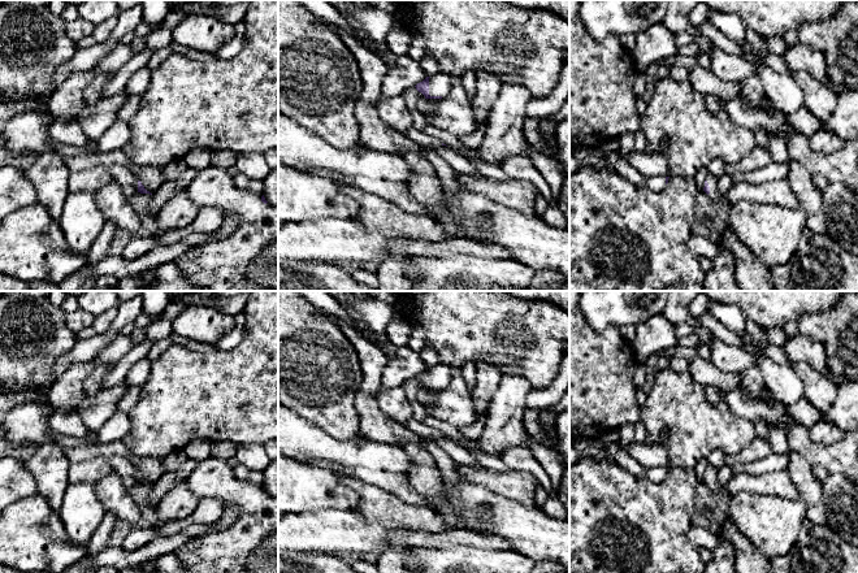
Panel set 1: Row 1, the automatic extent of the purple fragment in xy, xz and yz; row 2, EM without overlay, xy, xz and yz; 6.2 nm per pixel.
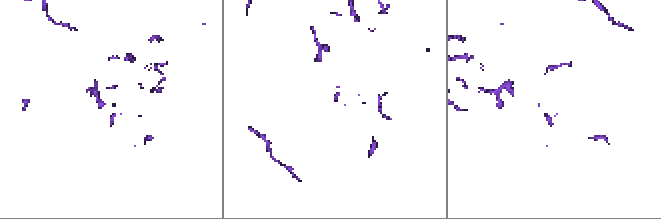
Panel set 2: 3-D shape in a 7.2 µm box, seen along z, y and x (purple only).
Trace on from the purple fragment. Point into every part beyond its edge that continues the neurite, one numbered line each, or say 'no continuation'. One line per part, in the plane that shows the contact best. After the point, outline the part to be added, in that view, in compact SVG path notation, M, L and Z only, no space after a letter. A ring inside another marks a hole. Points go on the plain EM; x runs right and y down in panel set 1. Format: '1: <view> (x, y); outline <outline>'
1: xz (440, 376); outline M437 364L429 369L429 386L430 387L446 387L450 385L454 377L455 369L446 364Z

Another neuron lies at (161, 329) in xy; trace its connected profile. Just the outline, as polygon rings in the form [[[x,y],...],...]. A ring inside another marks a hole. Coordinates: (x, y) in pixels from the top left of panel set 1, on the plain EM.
[[[170,301],[165,311],[161,313],[162,317],[159,321],[152,322],[144,327],[146,339],[156,343],[161,339],[170,337],[173,333],[173,321],[187,305],[188,304]]]

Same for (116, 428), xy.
[[[116,411],[110,418],[96,431],[96,440],[99,443],[112,443],[122,440],[130,430],[129,414]]]

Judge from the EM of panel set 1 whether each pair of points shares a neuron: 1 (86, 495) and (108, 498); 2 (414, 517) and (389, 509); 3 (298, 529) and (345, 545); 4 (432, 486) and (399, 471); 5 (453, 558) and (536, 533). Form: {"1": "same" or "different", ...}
{"1": "different", "2": "same", "3": "same", "4": "different", "5": "different"}

